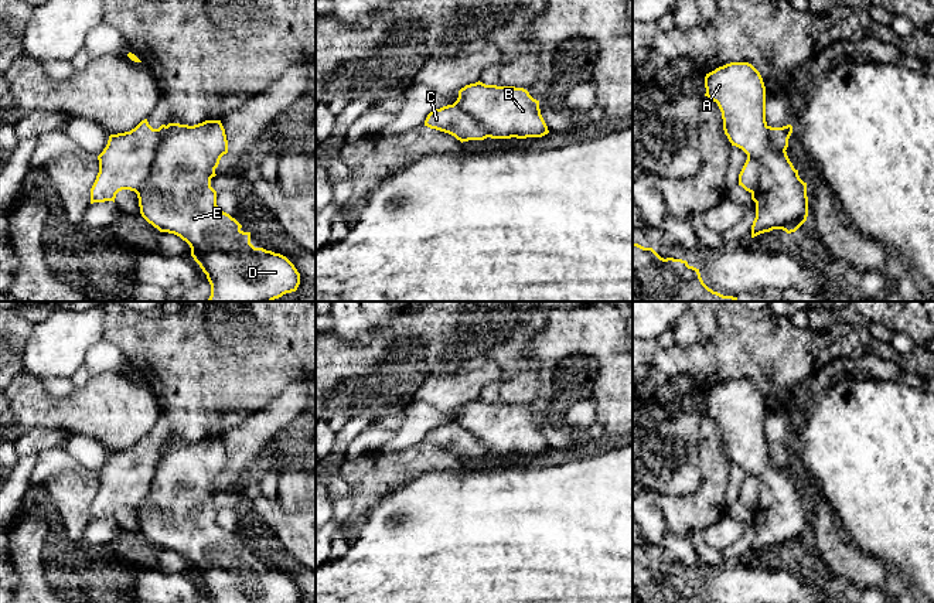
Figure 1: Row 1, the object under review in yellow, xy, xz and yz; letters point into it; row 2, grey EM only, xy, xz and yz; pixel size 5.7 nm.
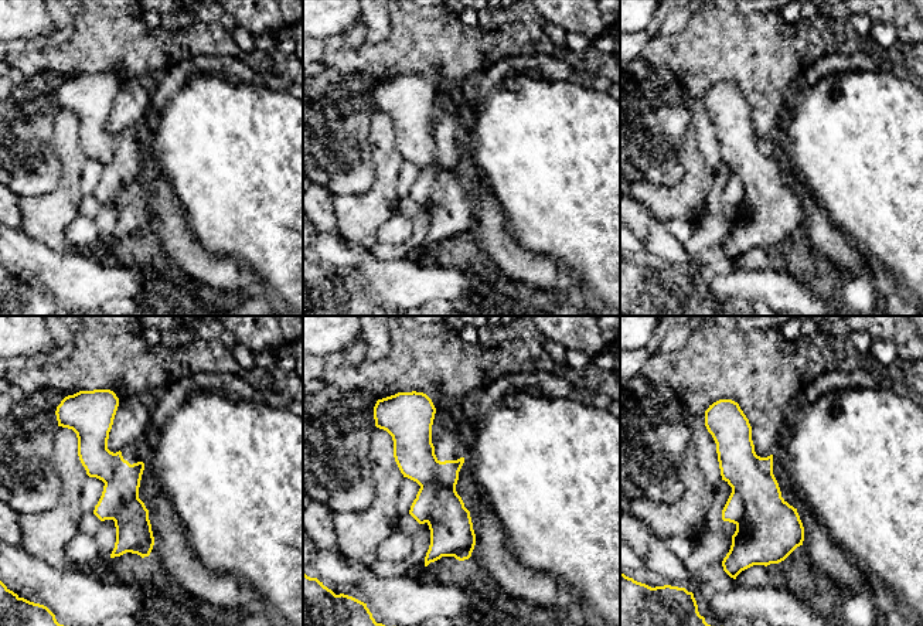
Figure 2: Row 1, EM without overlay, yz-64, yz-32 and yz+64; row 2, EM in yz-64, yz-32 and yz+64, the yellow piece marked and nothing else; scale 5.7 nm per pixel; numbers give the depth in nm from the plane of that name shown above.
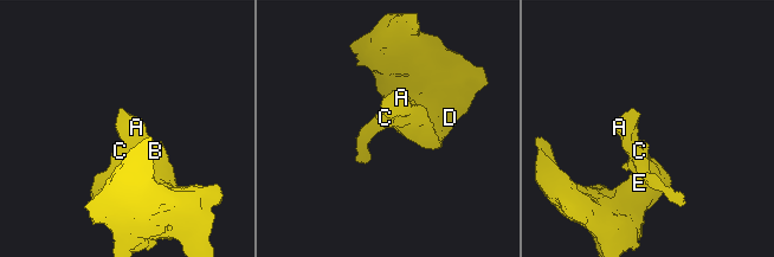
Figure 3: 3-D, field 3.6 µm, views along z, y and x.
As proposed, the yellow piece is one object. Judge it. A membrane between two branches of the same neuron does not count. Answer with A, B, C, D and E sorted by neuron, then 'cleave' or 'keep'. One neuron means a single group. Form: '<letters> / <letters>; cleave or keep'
A B D E / C; cleave

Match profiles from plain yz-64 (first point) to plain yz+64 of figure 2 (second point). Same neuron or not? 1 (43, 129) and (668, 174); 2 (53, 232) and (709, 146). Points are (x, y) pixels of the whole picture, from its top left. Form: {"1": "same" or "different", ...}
{"1": "same", "2": "different"}

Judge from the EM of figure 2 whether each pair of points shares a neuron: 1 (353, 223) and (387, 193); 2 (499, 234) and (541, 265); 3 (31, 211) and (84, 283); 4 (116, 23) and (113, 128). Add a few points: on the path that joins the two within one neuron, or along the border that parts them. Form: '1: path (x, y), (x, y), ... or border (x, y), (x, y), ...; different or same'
1: path (361, 215), (378, 201); same
2: path (508, 245), (530, 265); same
3: border (31, 237), (61, 252); different
4: border (152, 77), (130, 80), (119, 85); different

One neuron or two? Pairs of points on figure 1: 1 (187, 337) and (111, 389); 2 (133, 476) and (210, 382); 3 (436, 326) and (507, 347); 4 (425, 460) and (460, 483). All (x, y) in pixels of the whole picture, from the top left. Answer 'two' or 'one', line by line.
1: two
2: one
3: one
4: two

